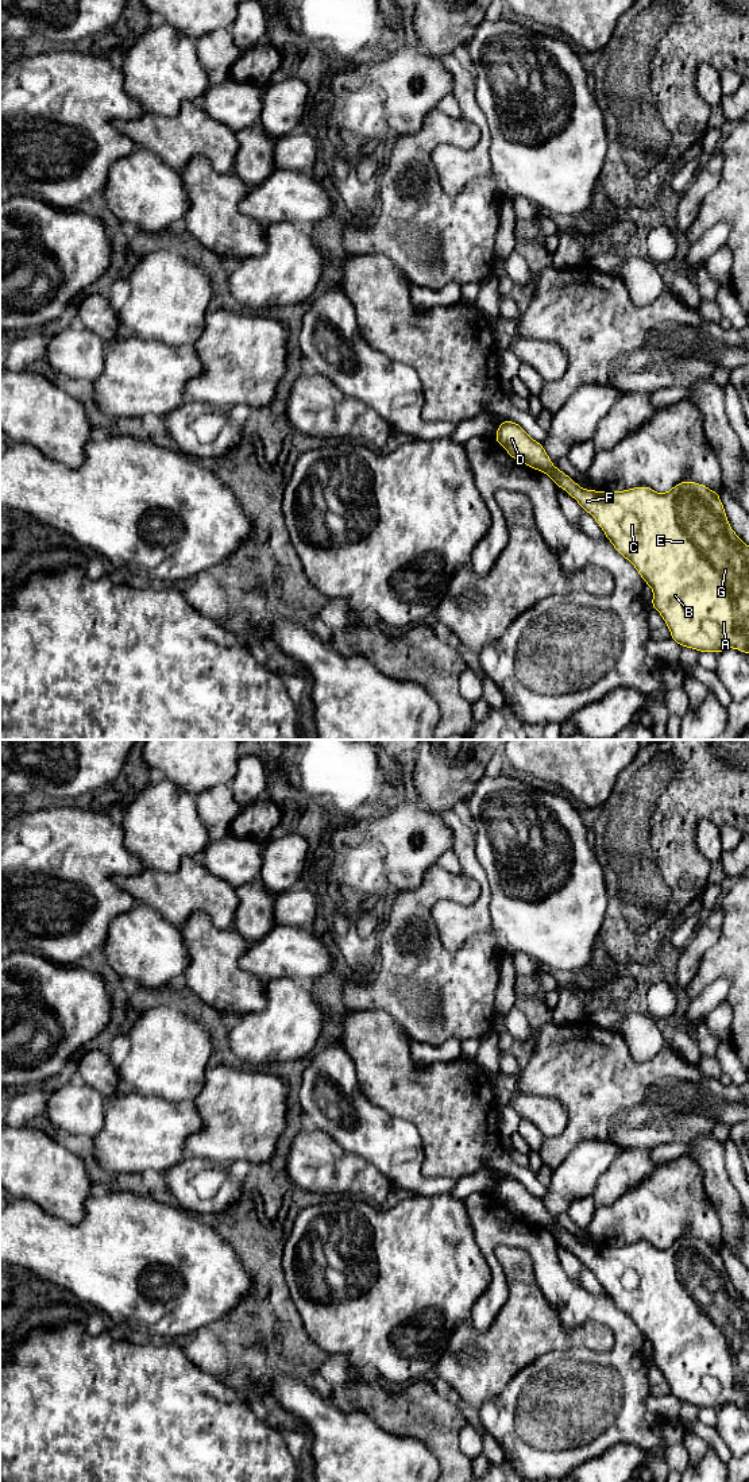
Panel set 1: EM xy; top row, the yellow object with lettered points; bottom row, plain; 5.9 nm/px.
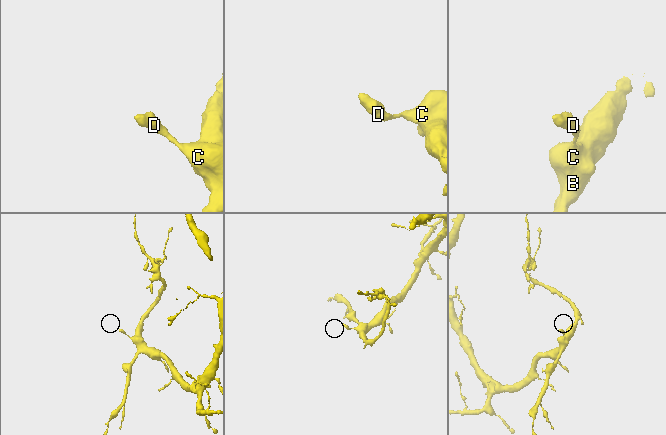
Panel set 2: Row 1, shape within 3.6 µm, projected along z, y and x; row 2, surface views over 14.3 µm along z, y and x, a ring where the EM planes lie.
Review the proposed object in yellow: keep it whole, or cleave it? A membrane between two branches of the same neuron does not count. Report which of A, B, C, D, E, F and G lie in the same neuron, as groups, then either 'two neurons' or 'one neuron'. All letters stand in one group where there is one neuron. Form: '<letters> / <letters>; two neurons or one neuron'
A B C D E F G; one neuron

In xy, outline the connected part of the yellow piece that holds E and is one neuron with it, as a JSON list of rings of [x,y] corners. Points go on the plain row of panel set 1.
[[[502,1177],[494,1196],[514,1216],[549,1231],[557,1243],[565,1246],[594,1273],[615,1307],[628,1315],[644,1339],[650,1342],[652,1365],[660,1369],[673,1397],[682,1404],[688,1402],[698,1408],[719,1410],[727,1404],[734,1404],[749,1409],[749,1301],[731,1285],[719,1248],[691,1236],[675,1240],[668,1248],[656,1248],[646,1242],[623,1247],[587,1246],[555,1223],[543,1200],[533,1196],[520,1180]]]

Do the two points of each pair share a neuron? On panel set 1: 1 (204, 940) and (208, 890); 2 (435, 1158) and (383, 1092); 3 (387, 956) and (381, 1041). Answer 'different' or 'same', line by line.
1: different
2: same
3: different

